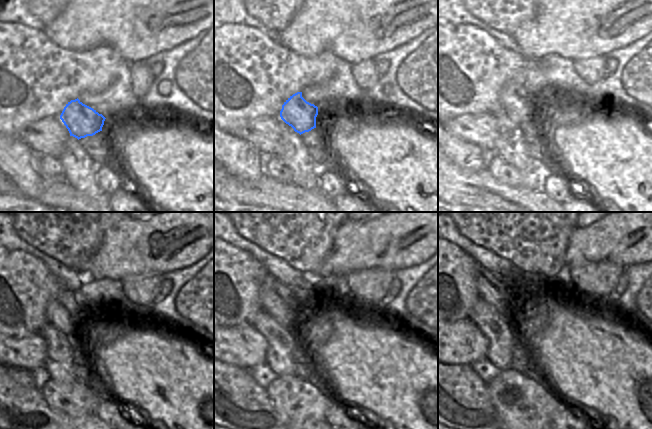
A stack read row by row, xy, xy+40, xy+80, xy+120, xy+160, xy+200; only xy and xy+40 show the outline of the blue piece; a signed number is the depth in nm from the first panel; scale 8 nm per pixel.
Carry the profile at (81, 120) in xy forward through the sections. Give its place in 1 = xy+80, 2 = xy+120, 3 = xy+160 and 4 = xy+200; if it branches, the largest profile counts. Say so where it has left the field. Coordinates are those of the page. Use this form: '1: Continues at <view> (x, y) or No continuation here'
1: Continues at xy+80 (518, 105)
2: Continues at xy+120 (57, 314)
3: Continues at xy+160 (284, 313)
4: Continues at xy+200 (490, 287).

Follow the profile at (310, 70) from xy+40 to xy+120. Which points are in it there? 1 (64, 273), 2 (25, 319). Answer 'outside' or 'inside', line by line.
1: outside
2: inside

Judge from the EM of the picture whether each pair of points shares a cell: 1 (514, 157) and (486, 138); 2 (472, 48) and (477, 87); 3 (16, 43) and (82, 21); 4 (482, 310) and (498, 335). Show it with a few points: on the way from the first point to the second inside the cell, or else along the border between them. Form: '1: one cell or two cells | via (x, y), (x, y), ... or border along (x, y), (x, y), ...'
1: two cells | border along (495, 120), (497, 140), (496, 146), (493, 149)
2: one cell | via (472, 58), (472, 77)
3: two cells | border along (43, 30), (57, 45), (63, 48)
4: one cell | via (485, 316), (498, 329)

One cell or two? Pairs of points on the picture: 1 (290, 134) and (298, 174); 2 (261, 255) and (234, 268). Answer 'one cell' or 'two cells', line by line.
1: one cell
2: two cells

